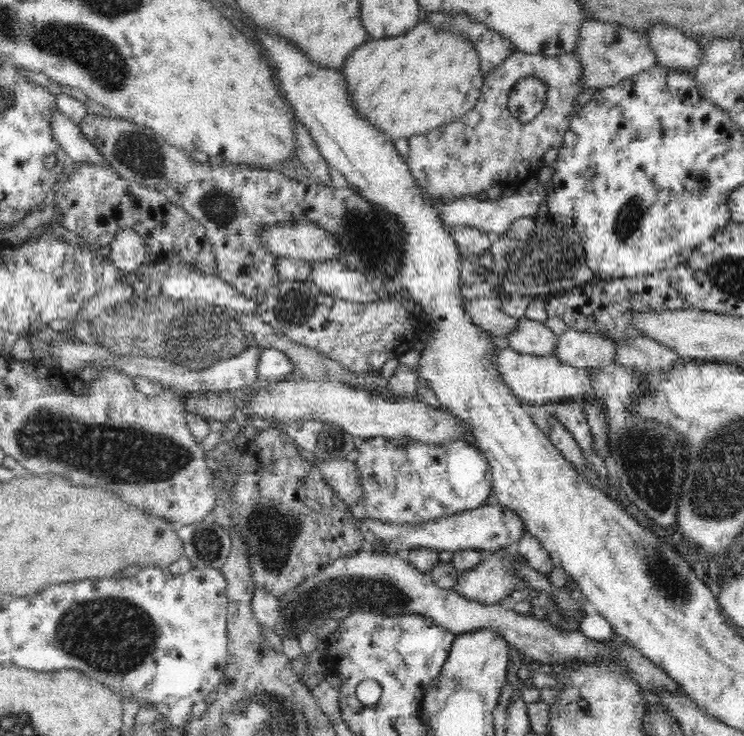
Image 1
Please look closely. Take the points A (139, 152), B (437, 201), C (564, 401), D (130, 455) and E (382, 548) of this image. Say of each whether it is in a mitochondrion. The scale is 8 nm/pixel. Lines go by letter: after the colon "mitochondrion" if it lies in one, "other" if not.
A: mitochondrion
B: other
C: other
D: mitochondrion
E: other

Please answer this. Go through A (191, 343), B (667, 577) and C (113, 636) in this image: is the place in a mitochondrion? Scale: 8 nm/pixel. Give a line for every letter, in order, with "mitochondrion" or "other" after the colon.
A: mitochondrion
B: mitochondrion
C: mitochondrion

